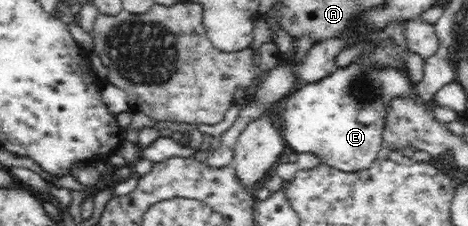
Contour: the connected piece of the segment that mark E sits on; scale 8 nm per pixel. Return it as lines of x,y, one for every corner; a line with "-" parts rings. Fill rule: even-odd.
352,62
347,65
347,67
341,67
339,69
335,69
331,71
331,75
327,75
324,81
317,83
313,86
306,86
301,88
296,88
292,93
287,95
280,105
281,115
282,115
282,130
280,131
283,134
283,138
285,138
286,145
288,148
291,148
294,152
298,154
306,154
311,153
320,161
321,164
327,164
329,167
336,169
337,171
351,173
351,172
359,172
363,169
369,169
373,162
376,160
378,153
382,149
382,117
384,116
384,109
388,104
388,101
395,96
408,96
409,94
414,94
416,91
416,87
412,85
409,77
406,72
399,69
375,69
375,71
370,71
370,69
366,69
366,67
362,67
360,63

